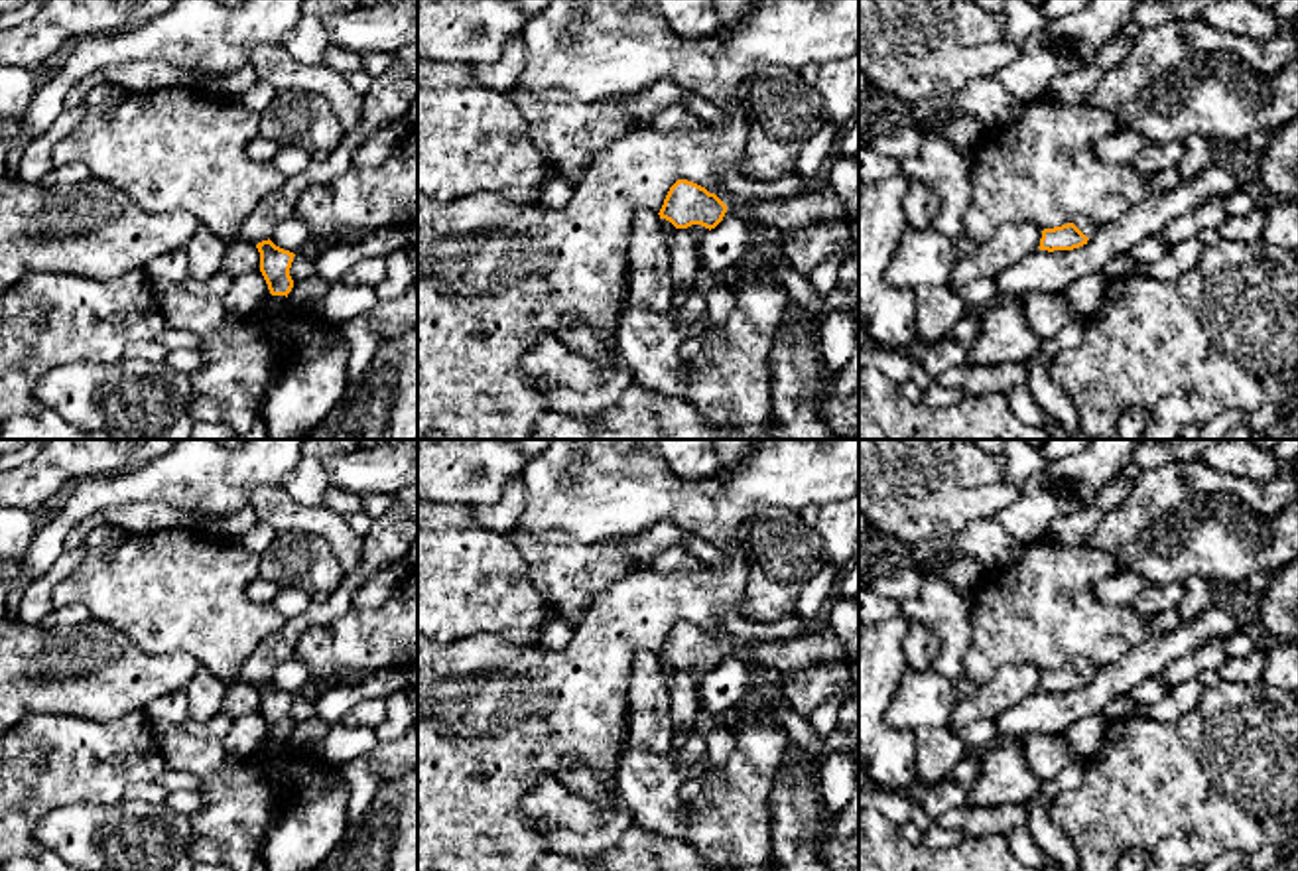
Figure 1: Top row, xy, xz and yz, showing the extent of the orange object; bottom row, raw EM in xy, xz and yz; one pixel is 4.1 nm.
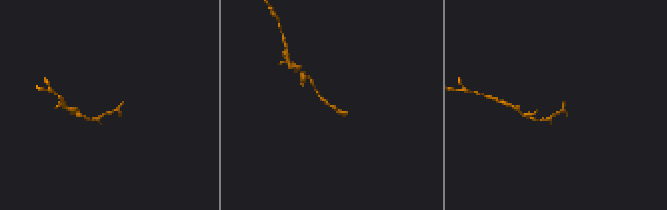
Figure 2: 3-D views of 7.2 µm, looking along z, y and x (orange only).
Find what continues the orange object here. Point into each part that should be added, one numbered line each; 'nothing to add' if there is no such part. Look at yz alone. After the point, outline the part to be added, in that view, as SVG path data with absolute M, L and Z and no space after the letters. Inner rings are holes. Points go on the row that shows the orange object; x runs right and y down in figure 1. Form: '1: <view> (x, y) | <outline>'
1: yz (1090, 229) | M1075 217L1073 225L1087 236L1093 238L1099 233L1099 227L1087 217Z

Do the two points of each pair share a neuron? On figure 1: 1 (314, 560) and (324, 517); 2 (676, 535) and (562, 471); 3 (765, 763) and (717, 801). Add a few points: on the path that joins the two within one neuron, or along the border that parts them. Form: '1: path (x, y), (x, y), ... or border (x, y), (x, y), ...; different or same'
1: border (280, 529), (318, 535), (347, 572); different
2: border (690, 535), (672, 523), (656, 523), (637, 536); different
3: path (753, 775), (729, 799); same

